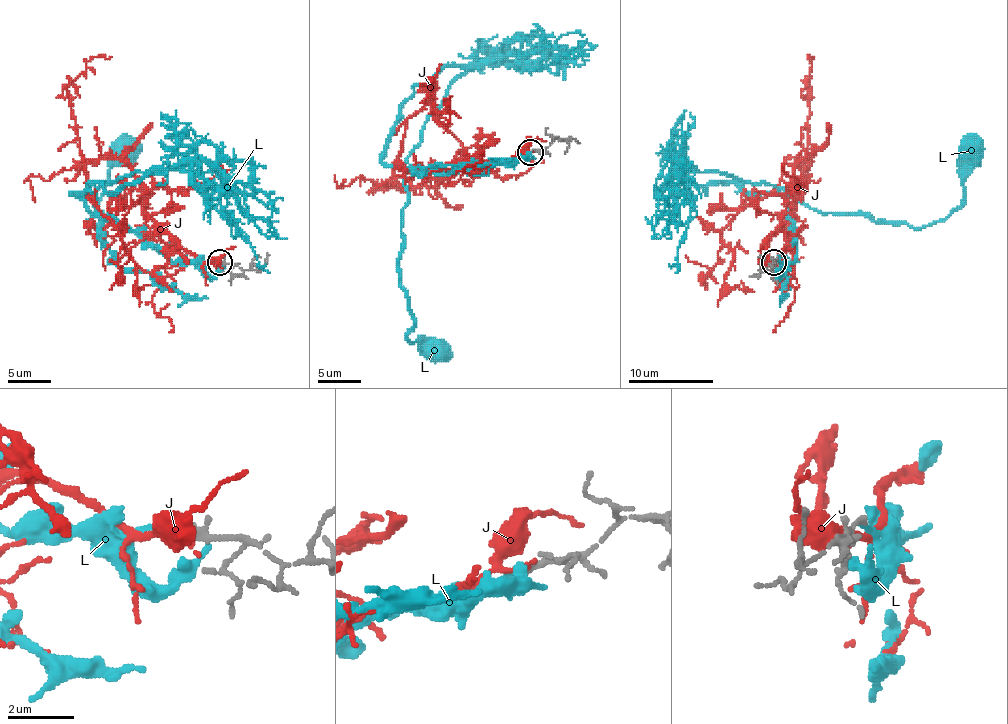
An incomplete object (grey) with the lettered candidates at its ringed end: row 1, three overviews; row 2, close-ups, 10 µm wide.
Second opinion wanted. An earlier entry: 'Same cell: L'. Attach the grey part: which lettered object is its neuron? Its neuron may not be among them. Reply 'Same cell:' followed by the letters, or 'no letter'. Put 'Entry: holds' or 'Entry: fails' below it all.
Same cell: J
Entry: fails

